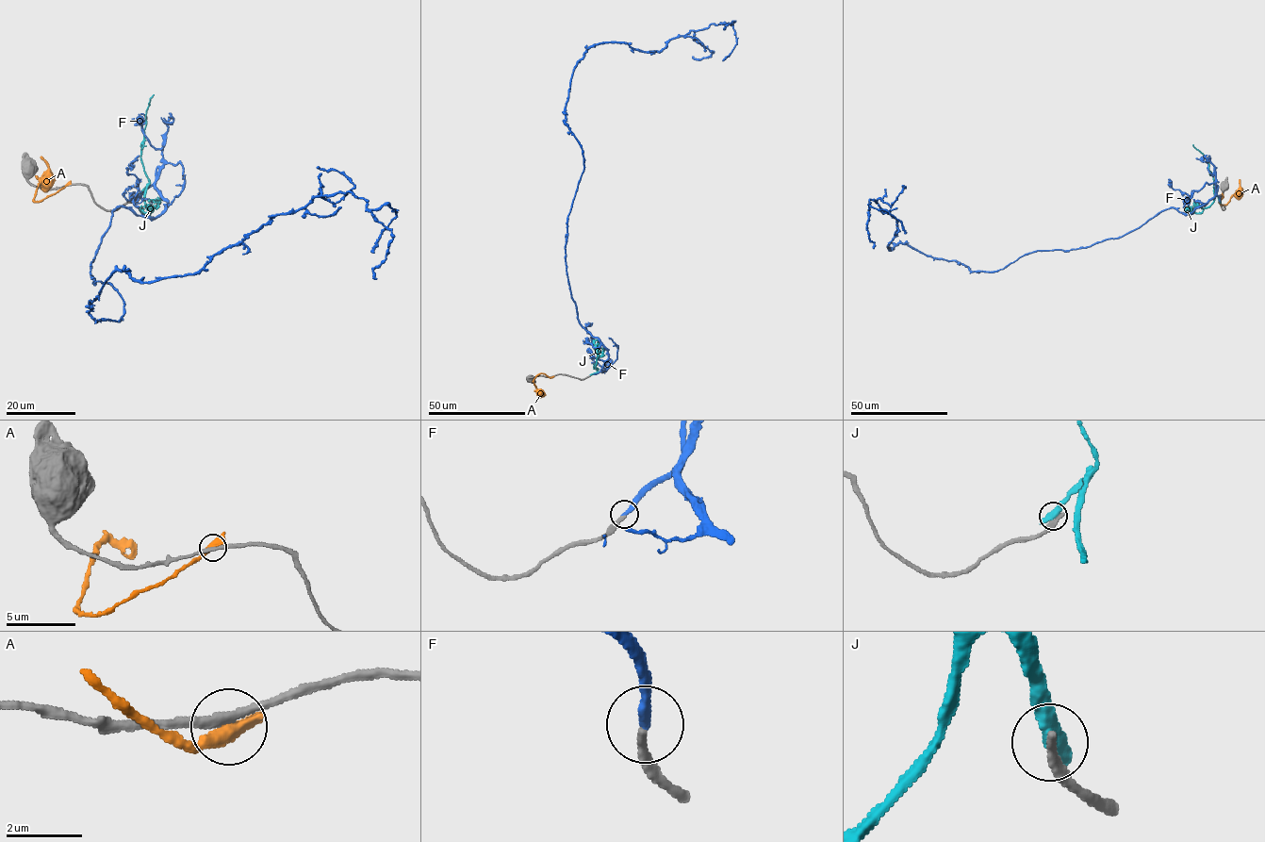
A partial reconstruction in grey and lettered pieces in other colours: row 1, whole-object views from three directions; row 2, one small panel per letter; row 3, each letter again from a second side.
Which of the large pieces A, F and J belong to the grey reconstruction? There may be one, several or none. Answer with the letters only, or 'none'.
F

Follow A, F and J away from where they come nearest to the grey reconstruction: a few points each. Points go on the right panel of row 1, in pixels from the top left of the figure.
A: (1222, 195), (1219, 202), (1225, 204), (1239, 188), (1239, 179)
F: (1220, 201), (971, 272), (906, 243), (890, 250), (897, 221), (870, 199), (906, 233)
J: (1219, 202), (1214, 194), (1208, 163), (1192, 144)

